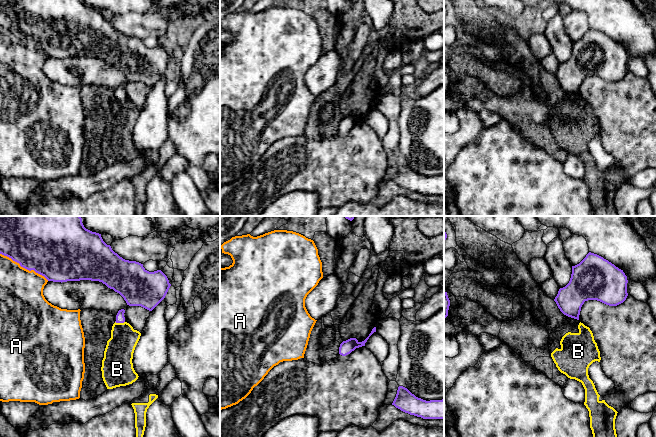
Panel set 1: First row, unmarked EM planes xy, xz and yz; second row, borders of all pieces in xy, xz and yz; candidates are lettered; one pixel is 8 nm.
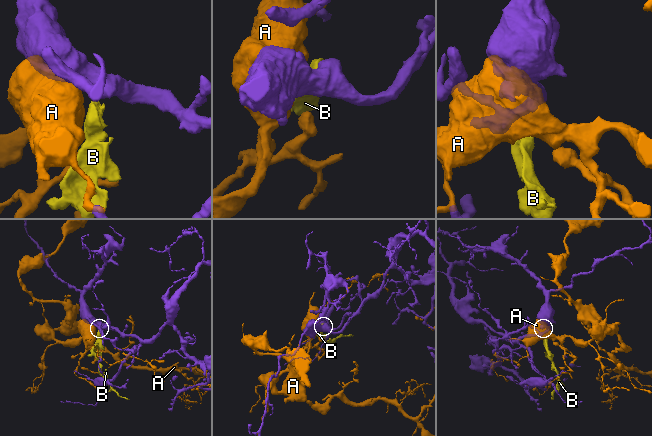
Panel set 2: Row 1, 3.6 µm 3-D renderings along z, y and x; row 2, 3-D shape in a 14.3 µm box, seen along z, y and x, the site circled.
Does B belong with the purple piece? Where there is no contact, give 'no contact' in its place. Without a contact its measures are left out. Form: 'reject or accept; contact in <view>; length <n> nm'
reject; contact in xy; length 80 nm

